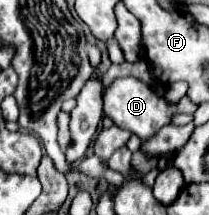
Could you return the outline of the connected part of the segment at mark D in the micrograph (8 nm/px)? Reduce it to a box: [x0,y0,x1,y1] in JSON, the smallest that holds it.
[103,77,193,141]

